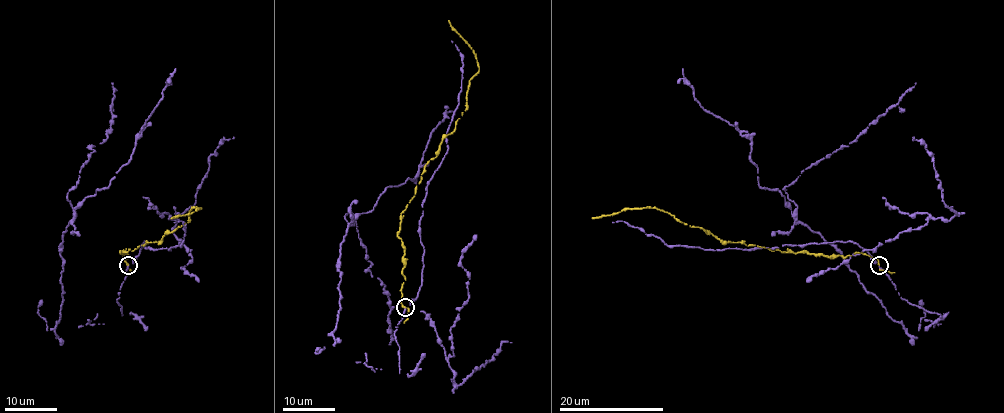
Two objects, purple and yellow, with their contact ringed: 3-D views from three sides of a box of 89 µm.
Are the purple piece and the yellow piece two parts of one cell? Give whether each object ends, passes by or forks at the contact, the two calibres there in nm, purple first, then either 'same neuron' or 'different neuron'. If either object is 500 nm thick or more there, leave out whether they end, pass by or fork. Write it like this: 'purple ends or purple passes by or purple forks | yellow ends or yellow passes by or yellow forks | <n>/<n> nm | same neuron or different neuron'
purple passes by | yellow passes by | 140/140 nm | different neuron

